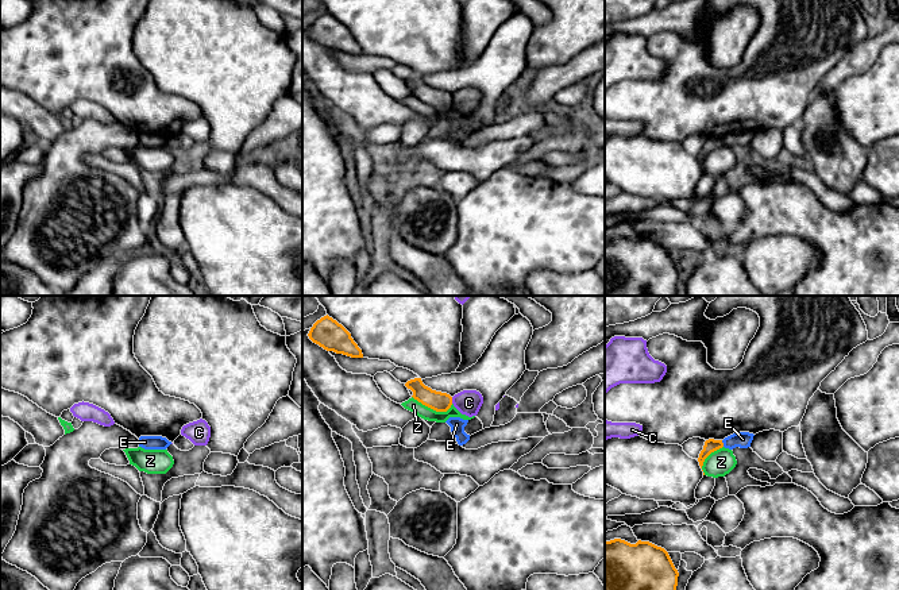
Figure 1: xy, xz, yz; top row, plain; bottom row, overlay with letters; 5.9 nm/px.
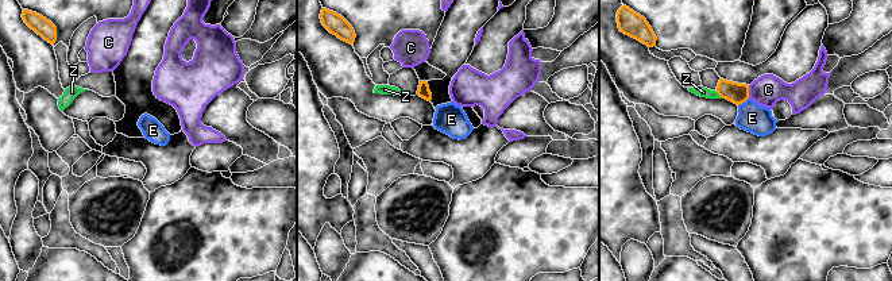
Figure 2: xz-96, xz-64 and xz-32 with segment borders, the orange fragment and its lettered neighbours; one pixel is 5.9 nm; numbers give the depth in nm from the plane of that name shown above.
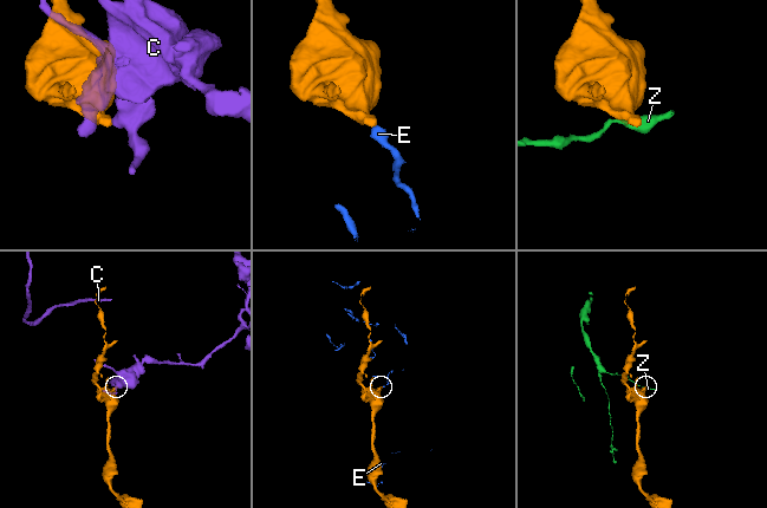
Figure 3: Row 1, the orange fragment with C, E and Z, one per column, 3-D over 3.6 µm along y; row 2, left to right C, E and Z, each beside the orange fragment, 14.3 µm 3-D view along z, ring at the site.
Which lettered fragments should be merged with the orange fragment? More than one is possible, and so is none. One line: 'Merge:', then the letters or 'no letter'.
Merge: no letter

